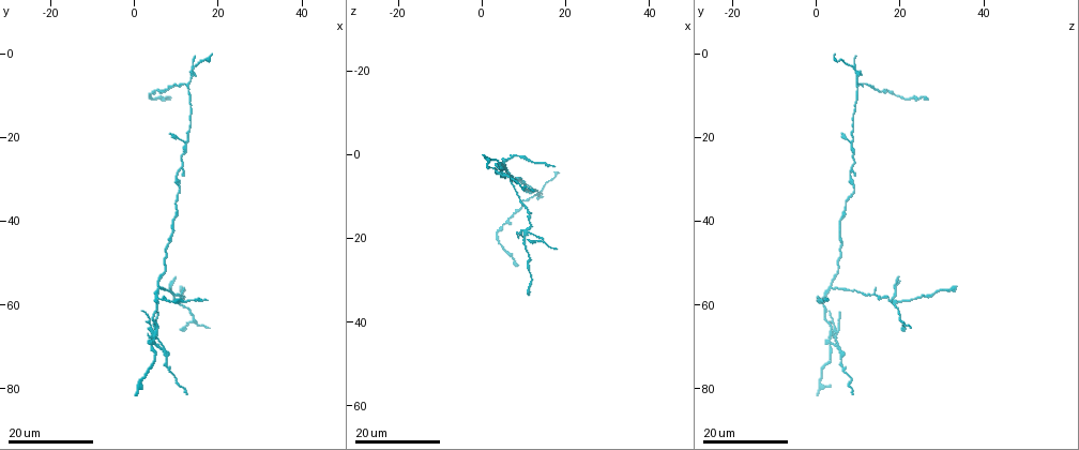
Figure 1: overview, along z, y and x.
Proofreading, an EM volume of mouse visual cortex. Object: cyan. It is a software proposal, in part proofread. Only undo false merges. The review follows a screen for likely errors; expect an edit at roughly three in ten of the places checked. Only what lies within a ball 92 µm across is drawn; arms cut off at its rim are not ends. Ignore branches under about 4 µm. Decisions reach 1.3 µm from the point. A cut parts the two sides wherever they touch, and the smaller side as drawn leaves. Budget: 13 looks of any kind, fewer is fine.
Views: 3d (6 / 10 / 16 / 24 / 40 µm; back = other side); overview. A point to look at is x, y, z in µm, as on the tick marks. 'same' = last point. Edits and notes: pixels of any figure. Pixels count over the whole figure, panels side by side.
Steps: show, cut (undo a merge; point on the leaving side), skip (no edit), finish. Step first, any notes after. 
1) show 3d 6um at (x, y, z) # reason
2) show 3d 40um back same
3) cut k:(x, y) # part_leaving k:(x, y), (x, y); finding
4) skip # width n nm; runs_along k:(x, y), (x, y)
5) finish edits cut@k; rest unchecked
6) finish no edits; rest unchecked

show 3d 24um at (13.5, 3.0, 9.0) # thin arm on a thick one

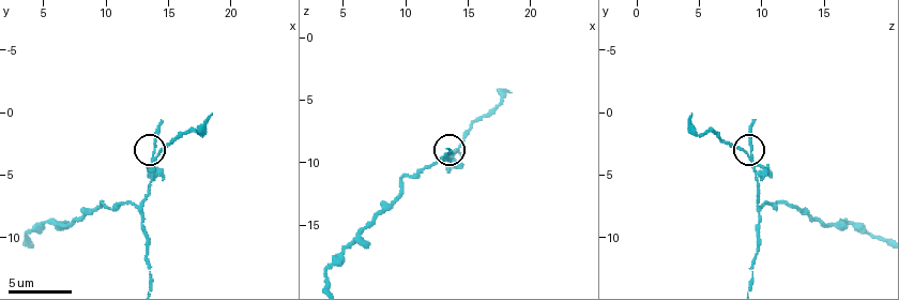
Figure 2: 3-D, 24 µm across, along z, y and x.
show 3d 10um at (14.0, 3.8, 9.0)

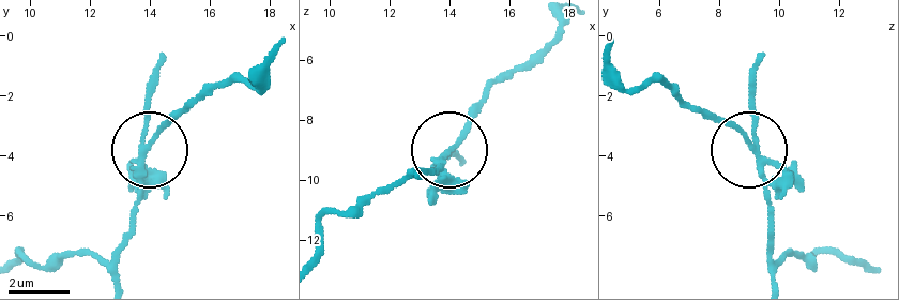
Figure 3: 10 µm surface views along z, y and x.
cut 3:(430, 196) # arms 3; part_leaving 3:(442, 158), (478, 99), (532, 60), (563, 19); a second neuron is stuck on

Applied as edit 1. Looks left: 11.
show 3d 16um at (12.0, 21.5, 8.5) # two arms in line, one across

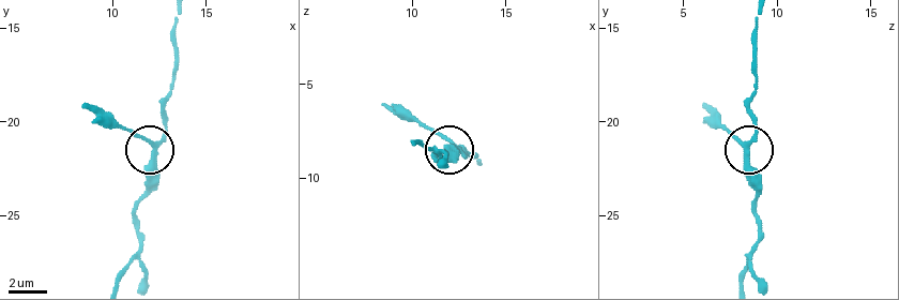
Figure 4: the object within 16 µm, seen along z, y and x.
show 3d 6um at (12.4, 21.3, 8.5)

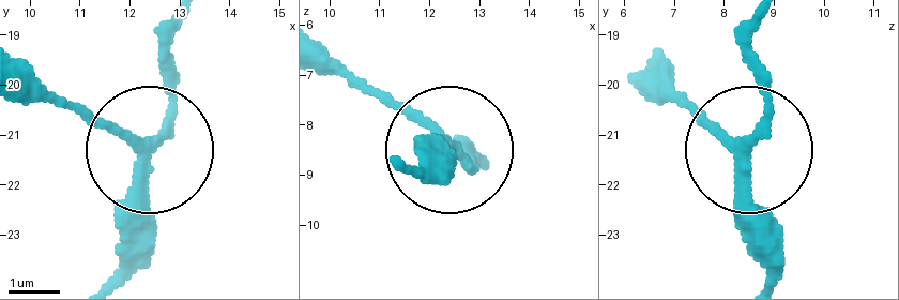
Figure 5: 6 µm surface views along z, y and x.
cut 5:(90, 111) # side_arm 5 um; part_leaving 5:(133, 143), (23, 87); a second neuron is stuck on

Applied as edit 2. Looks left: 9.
show 3d 16um at (10.5, 60.0, 18.5)

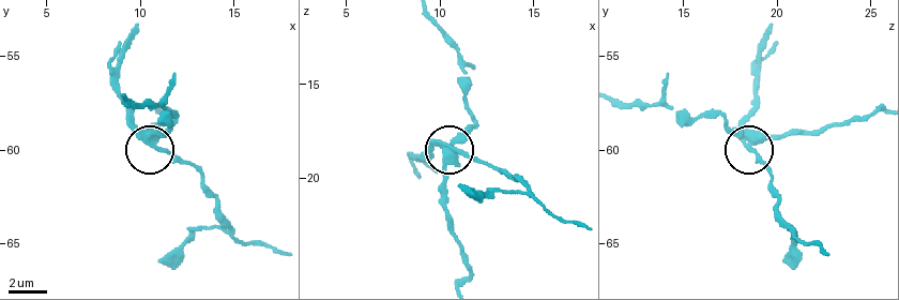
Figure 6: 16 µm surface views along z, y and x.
show 3d 10um at (11.1, 60.0, 18.8) # zoom in

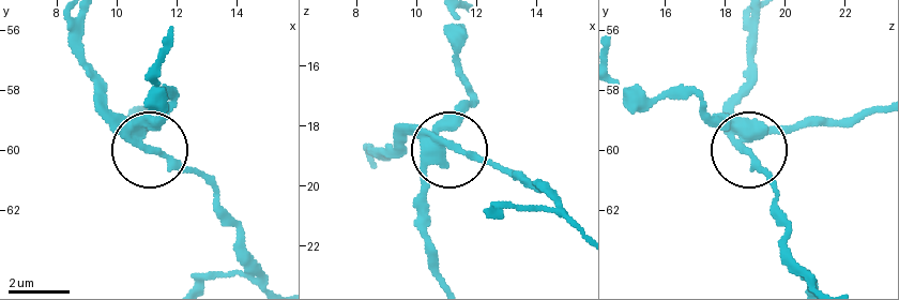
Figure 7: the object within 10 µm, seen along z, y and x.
cut 7:(160, 149) # part_leaving 7:(122, 131), (166, 152), (204, 185), (238, 254), (258, 278); a second neuron is stuck on

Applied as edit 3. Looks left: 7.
show overview

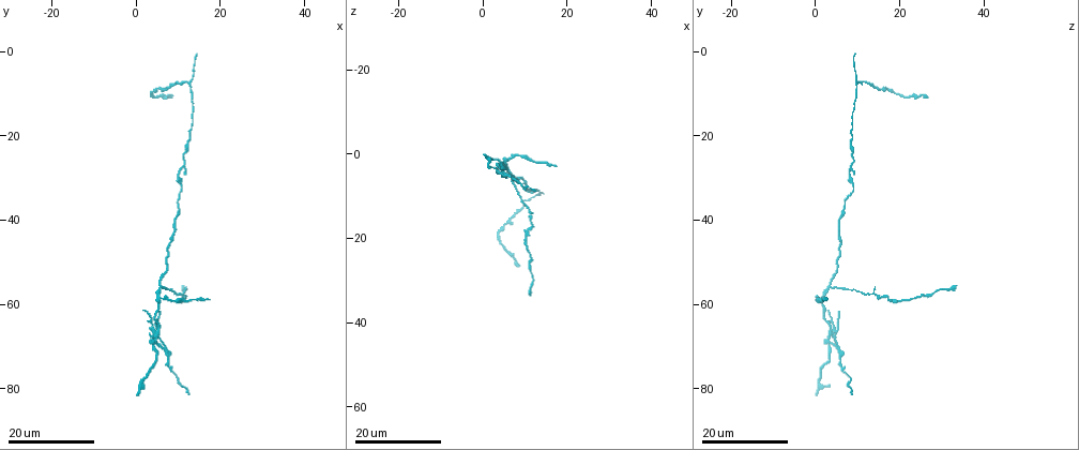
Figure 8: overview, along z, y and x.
show 3d 16um at (11.0, 58.0, 13.5) # a narrow waist

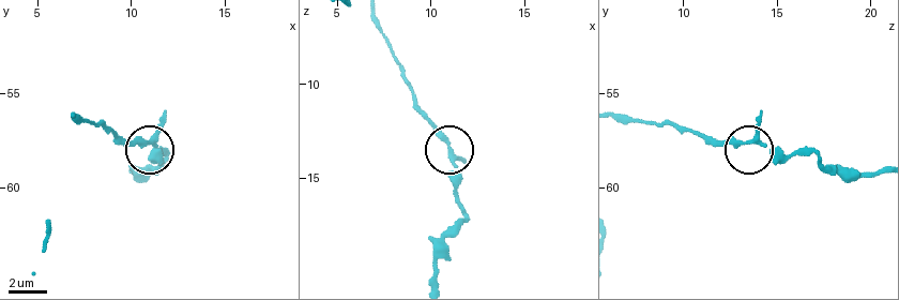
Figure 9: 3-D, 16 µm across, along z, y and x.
show 3d 10um at (10.9, 57.6, 13.6) # closer look

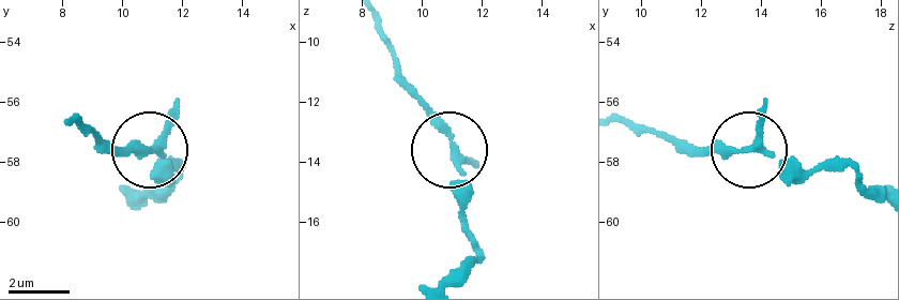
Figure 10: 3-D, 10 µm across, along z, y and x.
show 3d 10um back at (11.0, 57.6, 13.5) # other side

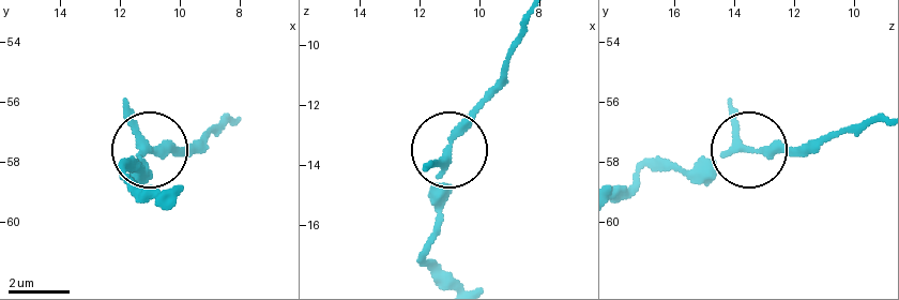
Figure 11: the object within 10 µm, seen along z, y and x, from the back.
skip # width 230 nm; runs_along 11:(881, 119), (796, 150), (735, 150), (669, 173); one neuron here

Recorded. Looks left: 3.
show 3d 16um at (4.0, 69.5, 3.5) # four arms meet

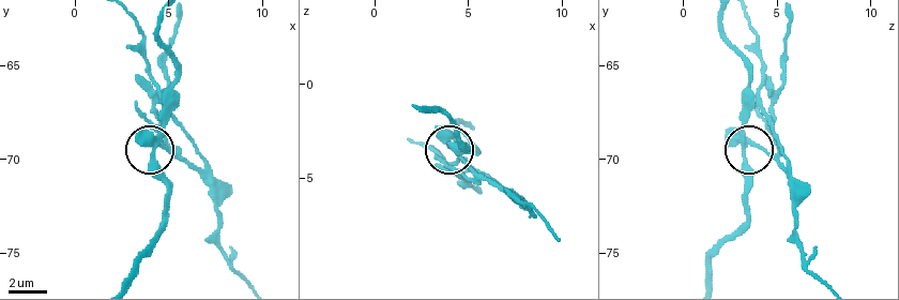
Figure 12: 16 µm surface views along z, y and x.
show 3d 6um at (4.2, 69.1, 3.4)

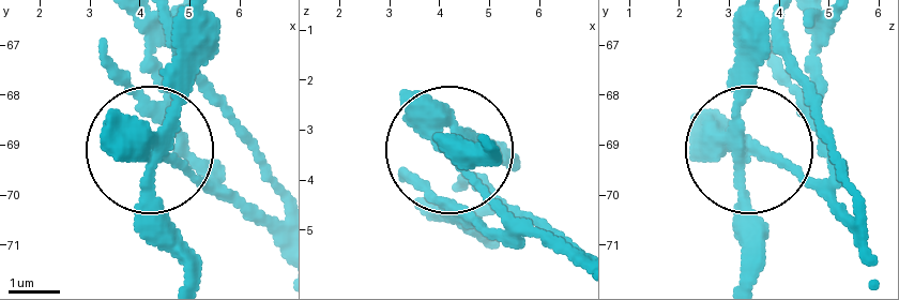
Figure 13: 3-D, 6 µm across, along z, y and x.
show 3d 6um back same # other side

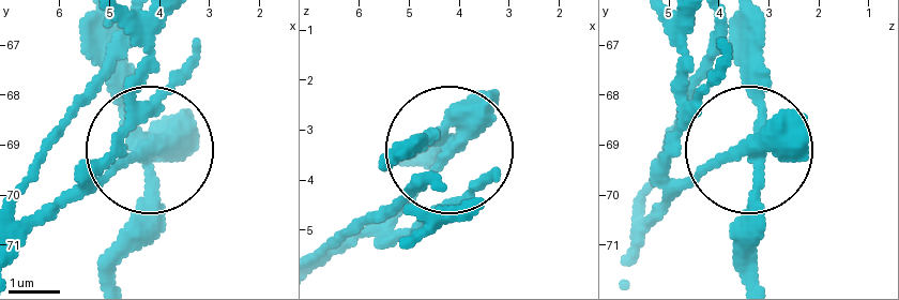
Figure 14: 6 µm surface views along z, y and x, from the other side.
cut 14:(145, 109) # part_leaving 14:(767, 150), (707, 163), (630, 253); a second neuron is stuck on

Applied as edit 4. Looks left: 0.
finish edits cut@3, cut@5, cut@7, cut@14; rest unchecked

